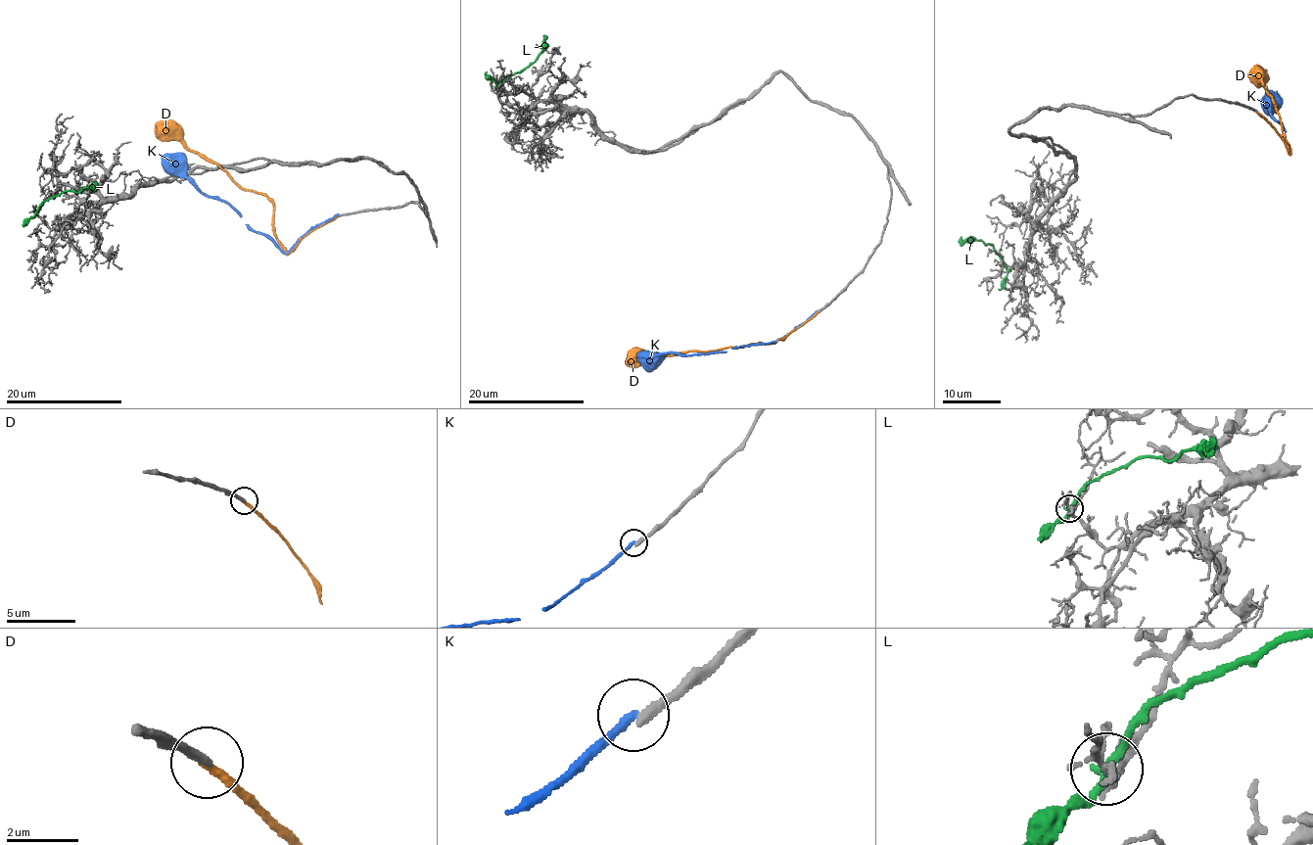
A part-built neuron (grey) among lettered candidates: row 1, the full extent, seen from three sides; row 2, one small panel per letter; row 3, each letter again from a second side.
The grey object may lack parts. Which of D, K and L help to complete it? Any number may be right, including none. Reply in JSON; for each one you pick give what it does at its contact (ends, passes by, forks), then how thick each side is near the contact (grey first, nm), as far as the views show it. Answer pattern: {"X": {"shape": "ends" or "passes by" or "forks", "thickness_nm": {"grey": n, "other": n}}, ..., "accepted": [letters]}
{"D": {"shape": "ends", "thickness_nm": {"grey": 280, "other": 260}}, "accepted": ["D"]}

